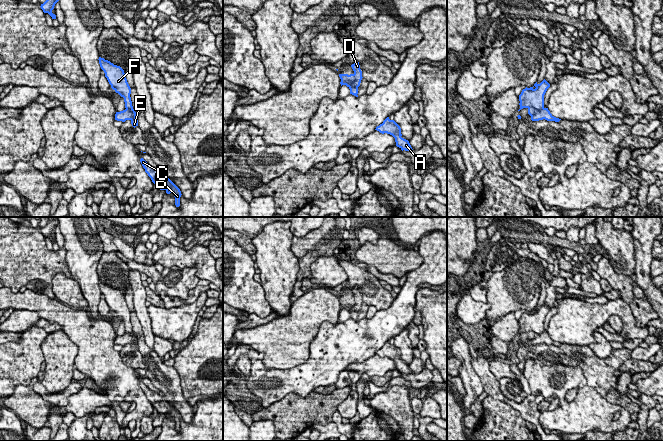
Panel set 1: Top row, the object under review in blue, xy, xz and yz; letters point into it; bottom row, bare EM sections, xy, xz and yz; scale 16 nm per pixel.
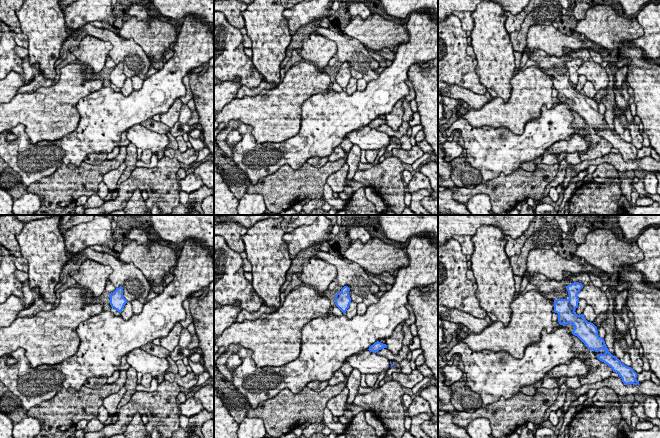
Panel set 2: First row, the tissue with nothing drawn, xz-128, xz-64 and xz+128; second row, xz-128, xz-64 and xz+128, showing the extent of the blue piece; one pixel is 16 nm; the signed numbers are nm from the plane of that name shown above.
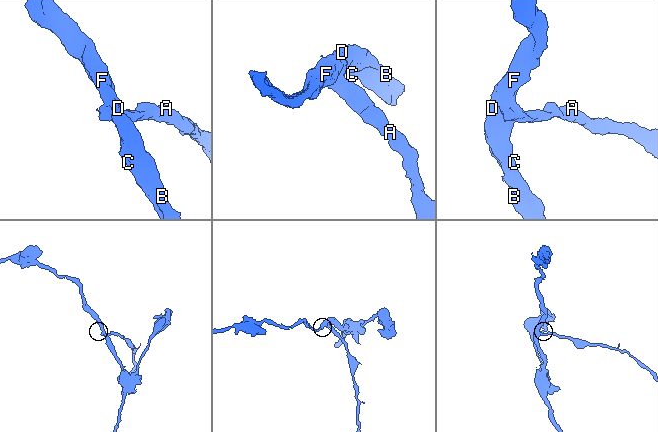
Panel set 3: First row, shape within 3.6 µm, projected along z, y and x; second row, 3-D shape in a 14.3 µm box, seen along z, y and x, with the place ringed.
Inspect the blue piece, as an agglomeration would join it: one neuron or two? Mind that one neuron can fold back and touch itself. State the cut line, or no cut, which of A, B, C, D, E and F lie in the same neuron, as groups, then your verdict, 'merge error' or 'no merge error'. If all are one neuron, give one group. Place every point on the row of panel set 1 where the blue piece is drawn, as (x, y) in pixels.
xz (354, 74), (354, 80), (350, 84), (351, 87) | A / B C D E F | merge error

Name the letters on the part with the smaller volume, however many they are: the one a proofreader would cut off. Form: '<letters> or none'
A

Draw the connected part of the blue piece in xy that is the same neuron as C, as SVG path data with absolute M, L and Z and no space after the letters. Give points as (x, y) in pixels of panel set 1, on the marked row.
M143 158L140 159L140 162L145 169L145 172L148 174L158 189L165 190L167 194L174 194L175 205L176 207L179 207L180 197L182 195L180 189L164 175L164 172L161 172L158 169L150 166Z

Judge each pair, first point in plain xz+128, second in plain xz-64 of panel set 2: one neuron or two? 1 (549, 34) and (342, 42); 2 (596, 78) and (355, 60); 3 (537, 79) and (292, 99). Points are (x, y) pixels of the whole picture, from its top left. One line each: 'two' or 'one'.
1: two
2: one
3: one

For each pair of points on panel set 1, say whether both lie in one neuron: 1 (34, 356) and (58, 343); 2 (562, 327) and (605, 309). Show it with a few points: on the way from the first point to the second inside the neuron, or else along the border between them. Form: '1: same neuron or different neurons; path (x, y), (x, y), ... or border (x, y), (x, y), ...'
1: different neurons; border (48, 334), (41, 344), (43, 361)
2: same neuron; path (573, 324), (579, 319), (594, 315)

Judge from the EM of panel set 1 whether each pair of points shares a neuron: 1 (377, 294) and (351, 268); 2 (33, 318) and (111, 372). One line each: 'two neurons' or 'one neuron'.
1: one neuron
2: two neurons

